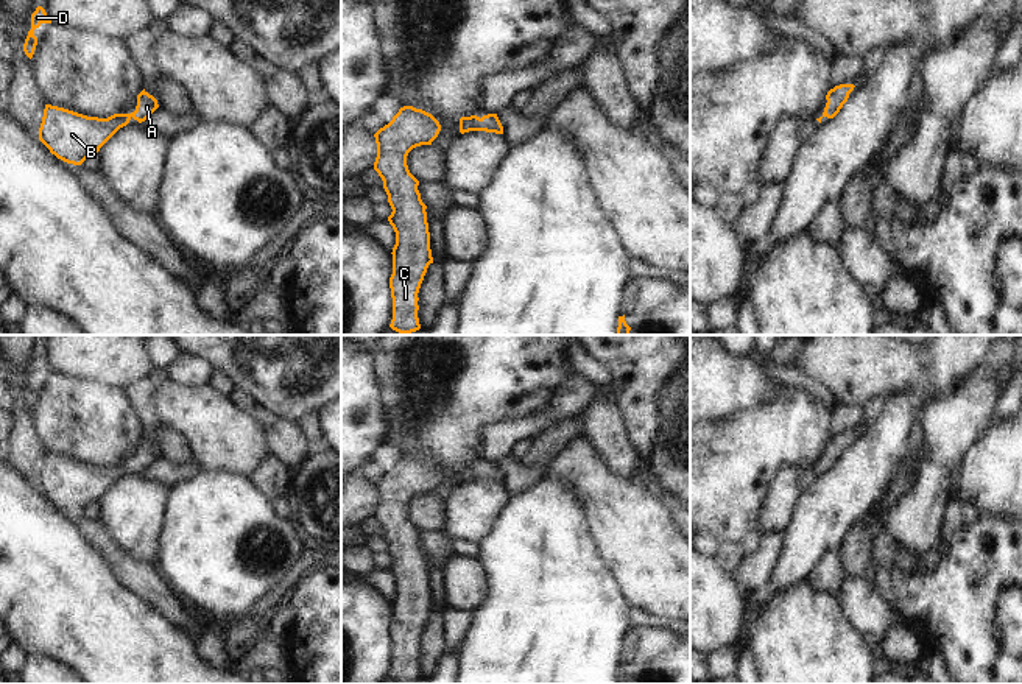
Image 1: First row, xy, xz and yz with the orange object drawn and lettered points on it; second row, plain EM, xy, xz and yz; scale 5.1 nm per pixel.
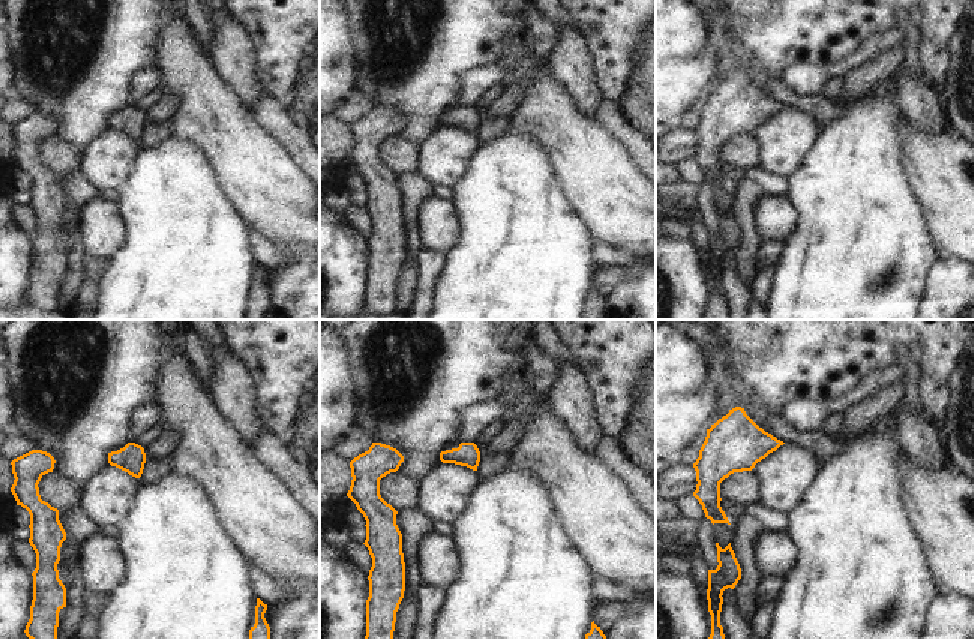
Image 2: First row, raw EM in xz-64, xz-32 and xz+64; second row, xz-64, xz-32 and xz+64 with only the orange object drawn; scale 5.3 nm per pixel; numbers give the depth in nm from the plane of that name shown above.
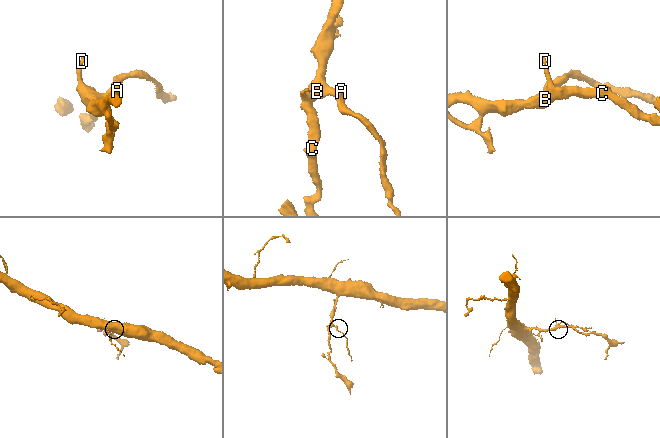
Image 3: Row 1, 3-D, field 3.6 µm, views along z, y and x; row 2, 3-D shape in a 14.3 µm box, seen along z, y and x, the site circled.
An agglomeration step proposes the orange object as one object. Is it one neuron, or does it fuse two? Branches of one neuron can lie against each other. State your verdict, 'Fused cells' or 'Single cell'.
Single cell.

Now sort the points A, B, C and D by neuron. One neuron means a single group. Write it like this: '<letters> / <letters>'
A B C D

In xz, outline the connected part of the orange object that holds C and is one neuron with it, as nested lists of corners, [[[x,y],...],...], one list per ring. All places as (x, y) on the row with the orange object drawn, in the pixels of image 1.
[[[404,106],[374,134],[377,143],[374,170],[383,181],[393,209],[388,221],[396,232],[391,252],[393,319],[389,327],[399,333],[421,329],[418,293],[428,265],[433,263],[427,206],[418,190],[419,181],[408,170],[407,156],[416,146],[432,145],[439,131],[441,125],[432,114]]]

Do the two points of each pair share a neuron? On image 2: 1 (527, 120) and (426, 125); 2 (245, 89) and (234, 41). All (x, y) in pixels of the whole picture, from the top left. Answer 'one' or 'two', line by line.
1: two
2: one

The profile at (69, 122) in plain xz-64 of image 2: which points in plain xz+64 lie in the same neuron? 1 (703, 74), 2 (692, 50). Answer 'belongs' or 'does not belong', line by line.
1: does not belong
2: does not belong

